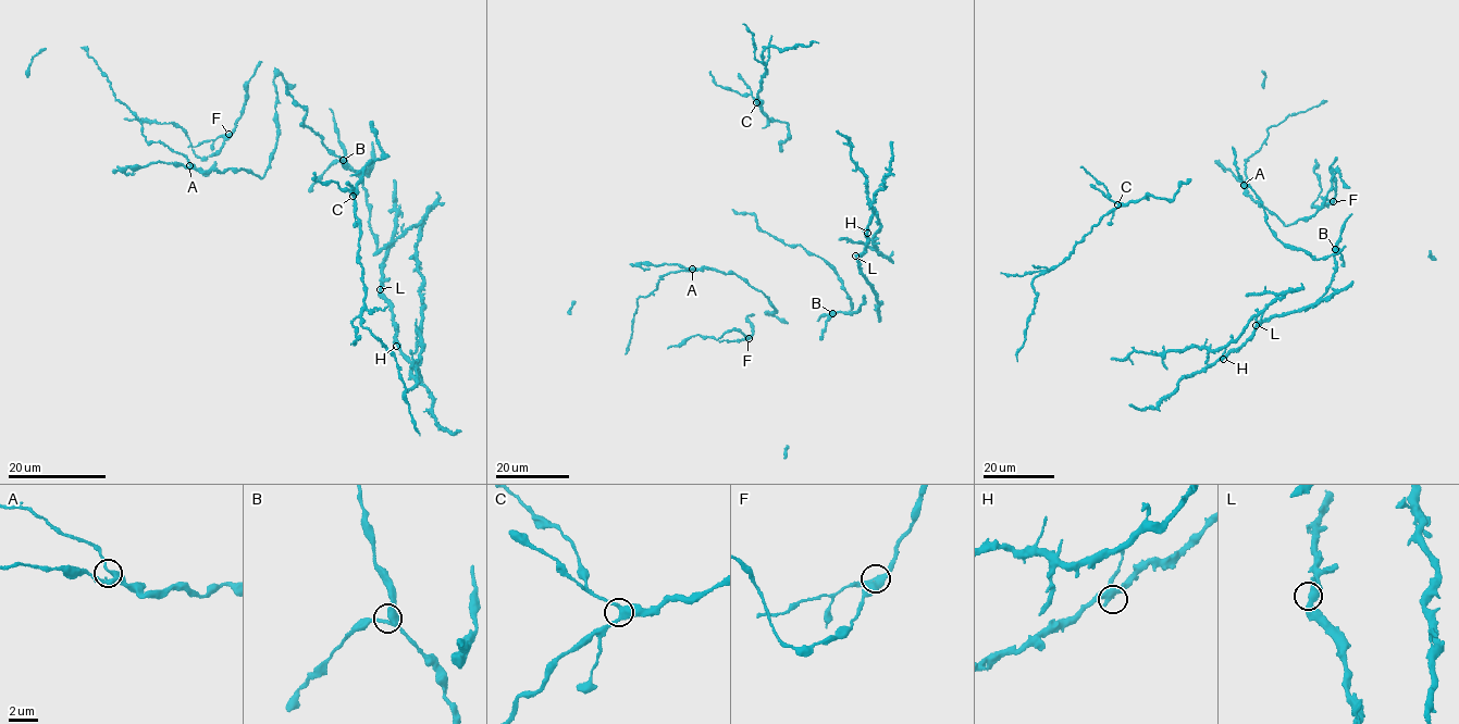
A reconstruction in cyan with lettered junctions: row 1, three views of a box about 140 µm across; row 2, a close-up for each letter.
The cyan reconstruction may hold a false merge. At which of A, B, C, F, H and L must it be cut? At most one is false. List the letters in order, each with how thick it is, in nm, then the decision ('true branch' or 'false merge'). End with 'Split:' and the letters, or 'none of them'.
A: calibre 280 nm; true branch
B: calibre 380 nm; true branch
C: calibre 360 nm; true branch
F: calibre 360 nm; false merge
H: calibre 360 nm; true branch
L: calibre 340 nm; true branch
Split: F

